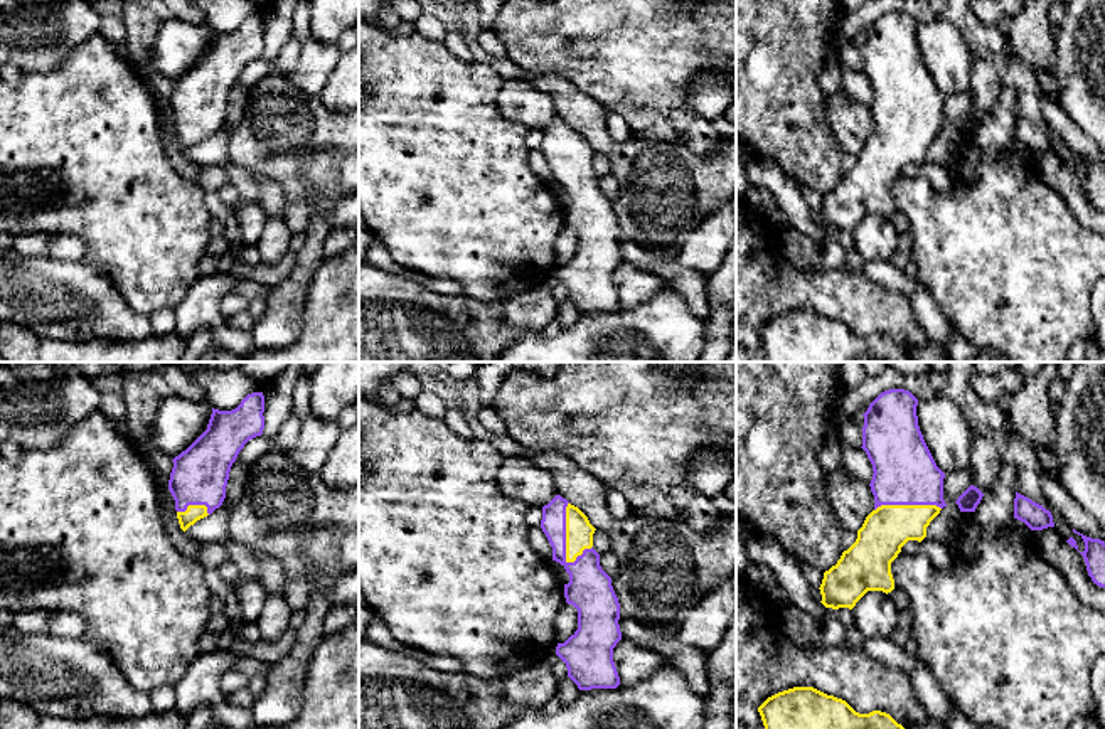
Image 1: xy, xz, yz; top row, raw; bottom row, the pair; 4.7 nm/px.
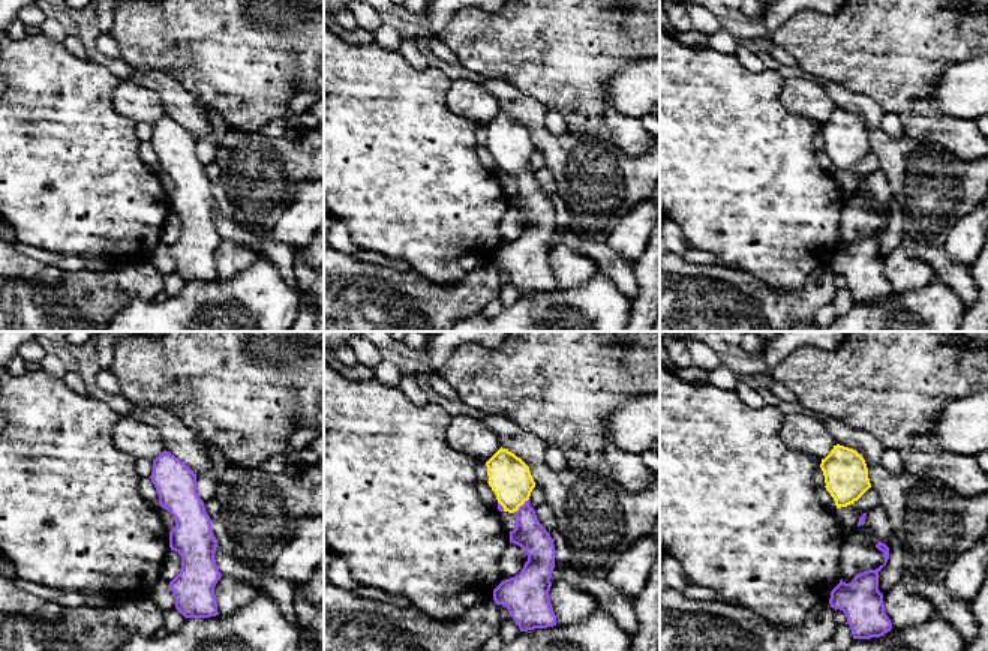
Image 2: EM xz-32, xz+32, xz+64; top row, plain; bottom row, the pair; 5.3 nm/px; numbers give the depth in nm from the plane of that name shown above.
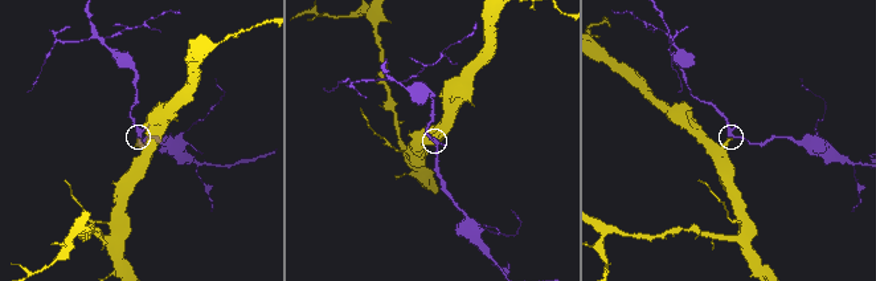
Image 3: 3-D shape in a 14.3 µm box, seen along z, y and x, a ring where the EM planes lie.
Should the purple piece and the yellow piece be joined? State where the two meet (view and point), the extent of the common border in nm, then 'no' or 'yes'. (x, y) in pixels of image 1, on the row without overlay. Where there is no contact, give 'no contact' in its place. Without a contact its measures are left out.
xz (565, 157) | 300 nm | yes

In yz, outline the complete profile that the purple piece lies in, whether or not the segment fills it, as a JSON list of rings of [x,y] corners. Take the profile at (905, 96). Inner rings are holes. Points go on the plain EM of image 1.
[[[905,12],[881,15],[867,30],[862,49],[862,72],[873,88],[869,106],[874,133],[857,153],[856,165],[842,175],[835,189],[824,195],[820,207],[825,231],[852,232],[867,214],[891,216],[894,202],[891,185],[908,163],[921,165],[926,150],[947,130],[943,123],[945,96],[937,89],[918,49],[918,22]]]

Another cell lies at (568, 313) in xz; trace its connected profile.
[[[564,300],[558,308],[556,318],[561,323],[561,328],[568,328],[578,322],[579,311],[569,300]]]

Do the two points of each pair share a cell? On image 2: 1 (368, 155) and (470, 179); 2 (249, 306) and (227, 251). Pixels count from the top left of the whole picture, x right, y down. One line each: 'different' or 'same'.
1: same
2: different

